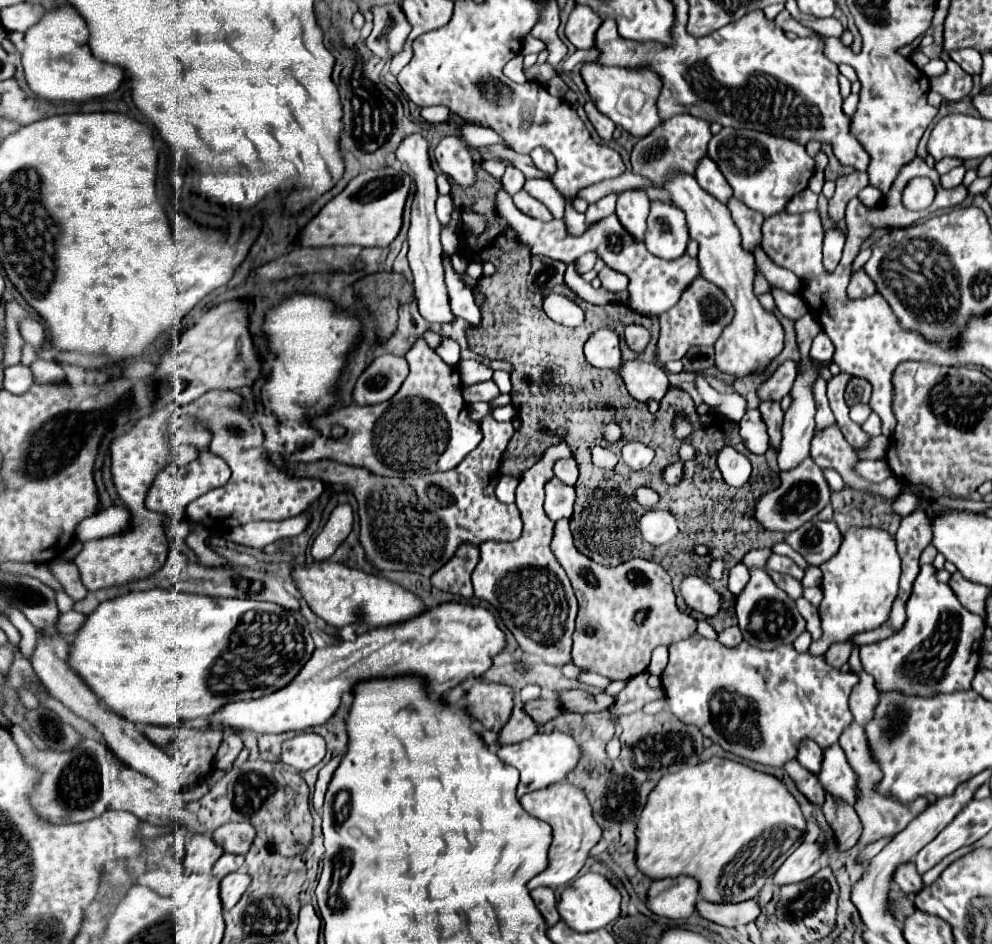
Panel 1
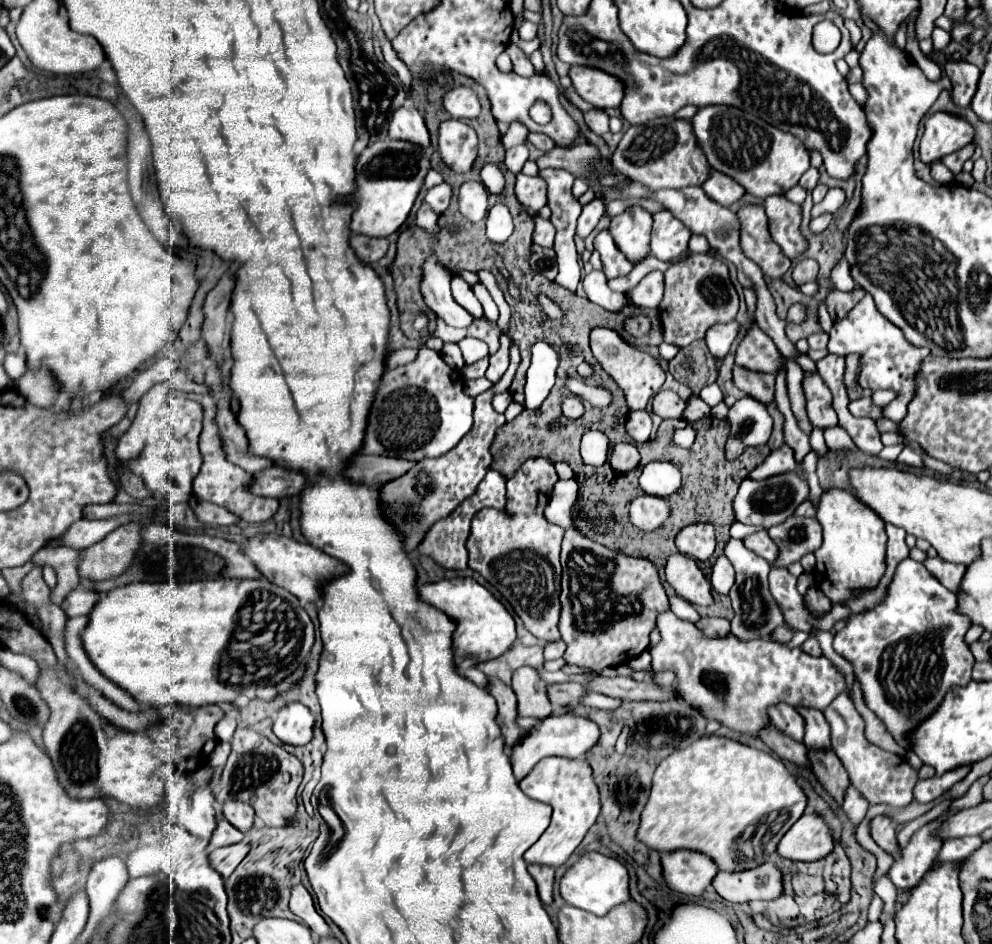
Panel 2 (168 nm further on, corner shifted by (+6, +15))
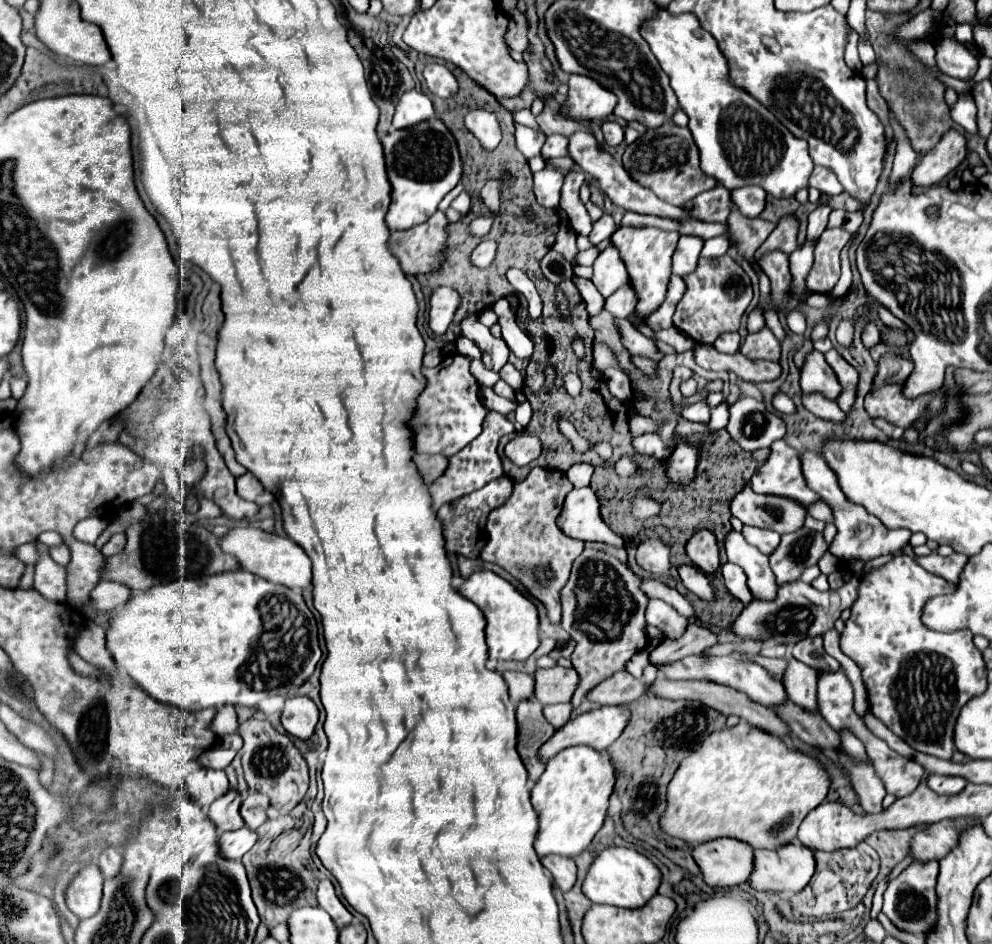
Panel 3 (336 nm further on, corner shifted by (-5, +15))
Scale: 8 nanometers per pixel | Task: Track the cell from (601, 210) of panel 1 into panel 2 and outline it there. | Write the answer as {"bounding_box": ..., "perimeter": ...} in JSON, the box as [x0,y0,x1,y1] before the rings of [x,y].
{"bounding_box":[576,198,604,238],"perimeter":[[[594,198],[590,204],[586,204],[586,206],[582,208],[582,214],[580,214],[580,218],[578,218],[576,234],[578,234],[580,238],[586,238],[586,236],[596,228],[598,220],[602,218],[602,214],[604,214],[604,204]]]}

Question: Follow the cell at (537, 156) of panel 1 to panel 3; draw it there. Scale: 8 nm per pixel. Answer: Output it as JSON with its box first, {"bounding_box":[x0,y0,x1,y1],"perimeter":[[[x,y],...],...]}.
{"bounding_box":[541,134,569,158],"perimeter":[[[551,134],[547,136],[547,142],[541,150],[543,158],[559,158],[559,156],[569,156],[567,152],[567,138],[561,134]]]}

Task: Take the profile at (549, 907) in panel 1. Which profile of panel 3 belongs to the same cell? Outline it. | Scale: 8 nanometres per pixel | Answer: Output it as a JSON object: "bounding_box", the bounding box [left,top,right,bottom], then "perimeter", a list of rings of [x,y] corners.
{"bounding_box":[541,856,577,892],"perimeter":[[[545,856],[545,858],[541,858],[541,864],[553,874],[555,886],[561,892],[567,892],[567,890],[573,888],[575,878],[577,878],[577,868],[575,868],[575,862],[571,858],[565,858],[565,856]]]}

